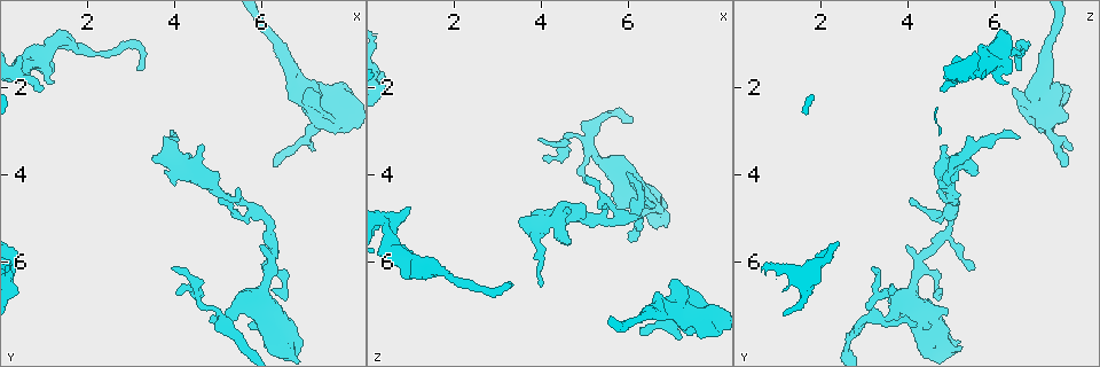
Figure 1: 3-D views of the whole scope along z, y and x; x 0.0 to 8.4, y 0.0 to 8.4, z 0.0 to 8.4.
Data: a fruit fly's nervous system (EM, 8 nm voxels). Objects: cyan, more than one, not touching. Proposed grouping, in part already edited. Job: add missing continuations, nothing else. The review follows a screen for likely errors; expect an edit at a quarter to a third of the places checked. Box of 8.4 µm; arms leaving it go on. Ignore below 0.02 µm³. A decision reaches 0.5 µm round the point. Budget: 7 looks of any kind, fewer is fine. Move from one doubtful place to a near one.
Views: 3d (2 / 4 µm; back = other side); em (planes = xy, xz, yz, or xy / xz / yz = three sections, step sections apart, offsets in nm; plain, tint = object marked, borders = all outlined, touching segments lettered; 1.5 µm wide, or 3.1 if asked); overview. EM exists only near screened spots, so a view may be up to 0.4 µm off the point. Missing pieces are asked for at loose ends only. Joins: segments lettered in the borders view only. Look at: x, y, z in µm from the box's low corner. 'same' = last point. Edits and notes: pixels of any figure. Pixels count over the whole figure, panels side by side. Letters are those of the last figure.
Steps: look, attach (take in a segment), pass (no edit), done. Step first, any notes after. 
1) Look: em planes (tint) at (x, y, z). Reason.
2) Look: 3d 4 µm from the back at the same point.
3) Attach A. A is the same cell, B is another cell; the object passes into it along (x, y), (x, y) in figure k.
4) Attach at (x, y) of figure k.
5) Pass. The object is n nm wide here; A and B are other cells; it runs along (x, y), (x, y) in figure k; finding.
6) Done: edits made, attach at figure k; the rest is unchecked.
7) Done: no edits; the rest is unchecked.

Look: 3d 4 µm from the back at (6.30, 3.80, 7.60). Thin end.

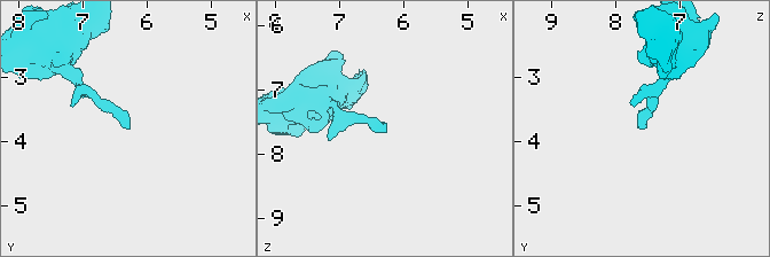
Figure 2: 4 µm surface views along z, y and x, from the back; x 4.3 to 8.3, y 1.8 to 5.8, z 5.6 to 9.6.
Look: em yz step 8 (tint) at (6.25, 3.85, 7.60).

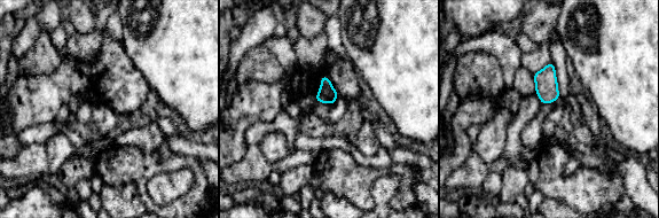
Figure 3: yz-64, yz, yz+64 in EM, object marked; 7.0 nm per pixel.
Look: em planes (borders) at the same point.

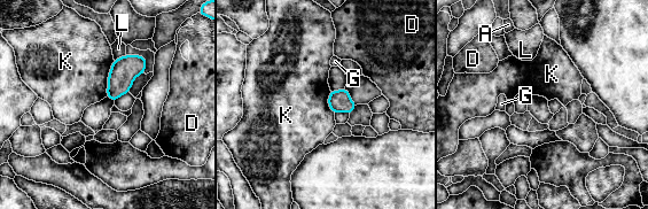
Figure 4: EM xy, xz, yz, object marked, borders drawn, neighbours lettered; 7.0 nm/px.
Pass. A, D, G, K and L are other cells; a border runs along (114, 60), (108, 76), (106, 95) in figure 4; no lettered segment goes on from it.

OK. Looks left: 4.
Look: 3d 2 µm at (1.00, 1.70, 6.35). Free end.

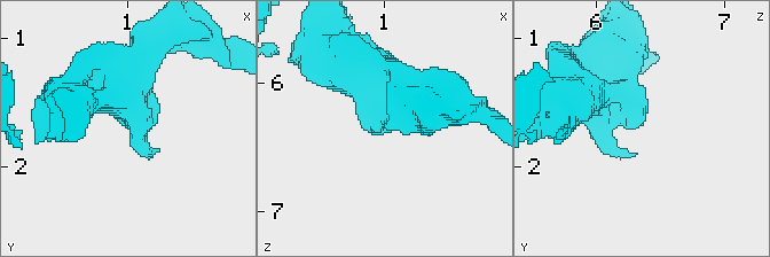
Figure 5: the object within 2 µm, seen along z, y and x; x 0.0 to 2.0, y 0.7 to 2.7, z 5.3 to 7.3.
Look: em planes (tint) at (1.02, 1.66, 6.36).

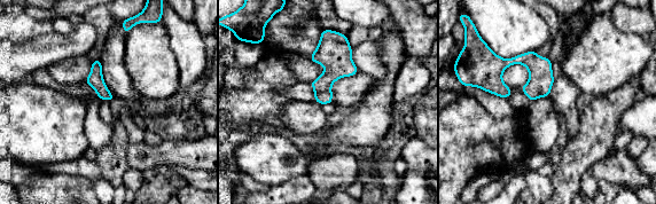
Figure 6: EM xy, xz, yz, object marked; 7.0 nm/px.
Look: em planes (borders) at the same point. What lies round it.

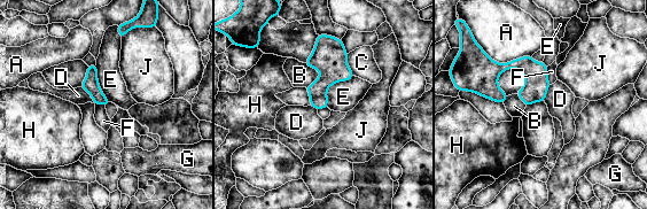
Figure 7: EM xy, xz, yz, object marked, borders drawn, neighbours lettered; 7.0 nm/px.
Pass. A, B, C, D, E, F, G, H and J are other cells; no lettered segment goes on from it.

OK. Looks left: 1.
Look: em planes (borders) at (5.10, 7.50, 4.20). Tapers out.

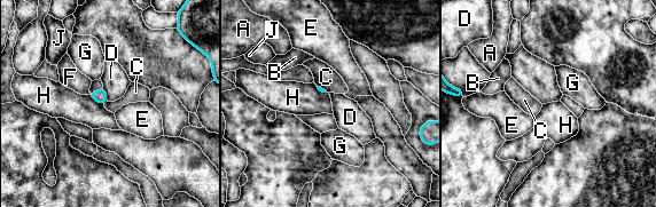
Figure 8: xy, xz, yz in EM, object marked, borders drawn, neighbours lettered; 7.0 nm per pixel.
Pass. A, B, C, D, E, F, G, H and J are other cells; a border runs along (102, 87), (108, 101) in figure 8; none of them fits.

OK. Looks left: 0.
Done: no edits; the rest is unchecked.

